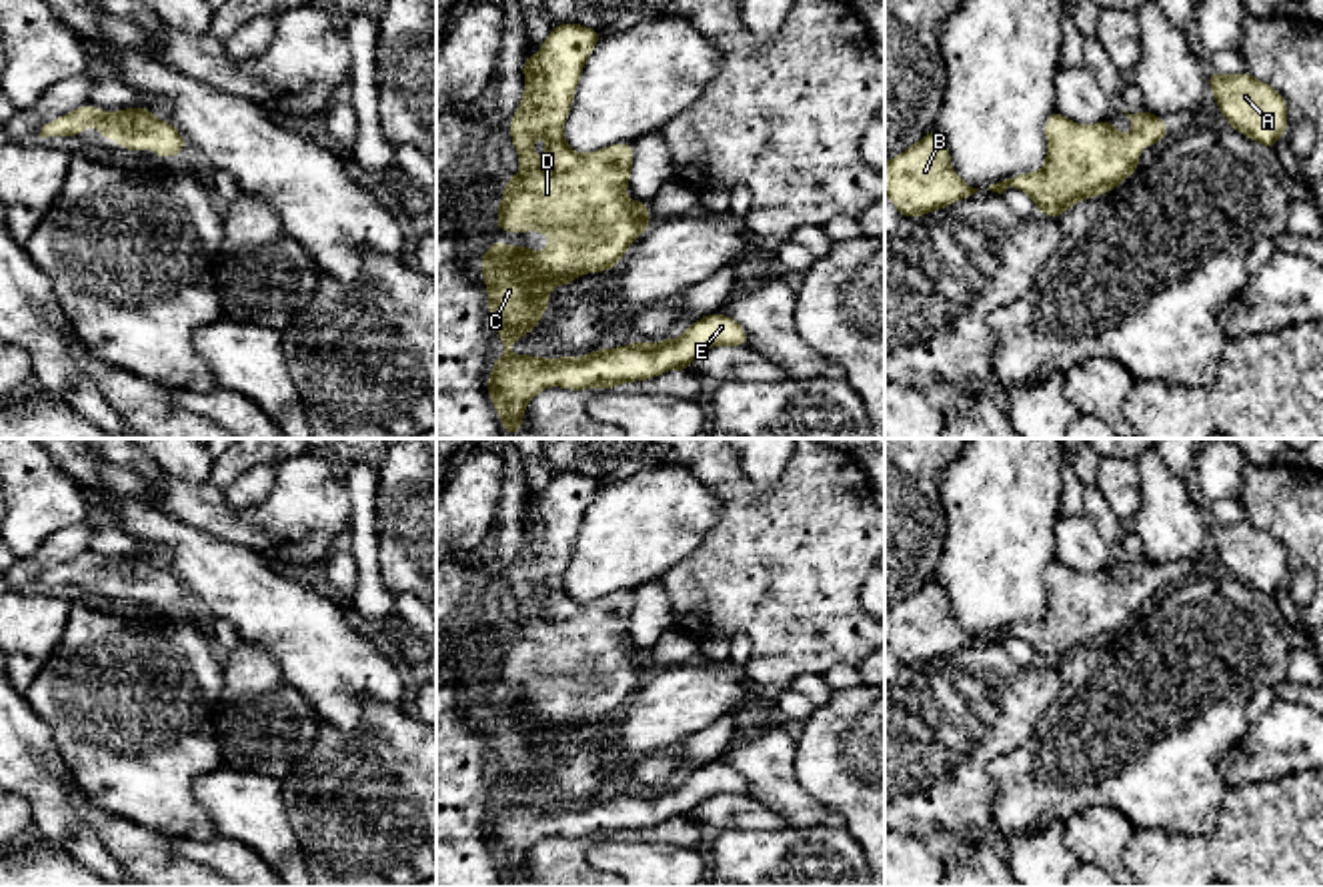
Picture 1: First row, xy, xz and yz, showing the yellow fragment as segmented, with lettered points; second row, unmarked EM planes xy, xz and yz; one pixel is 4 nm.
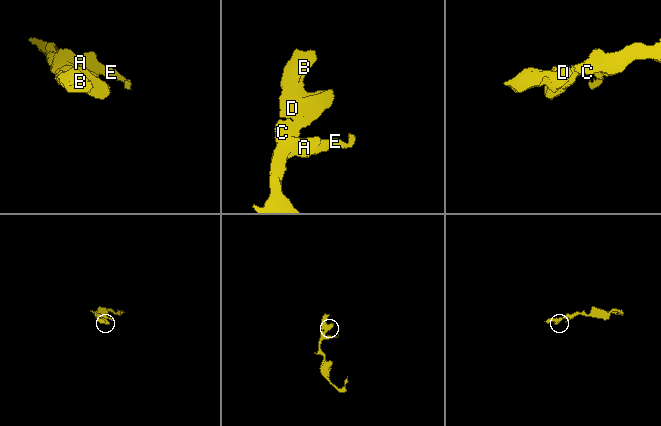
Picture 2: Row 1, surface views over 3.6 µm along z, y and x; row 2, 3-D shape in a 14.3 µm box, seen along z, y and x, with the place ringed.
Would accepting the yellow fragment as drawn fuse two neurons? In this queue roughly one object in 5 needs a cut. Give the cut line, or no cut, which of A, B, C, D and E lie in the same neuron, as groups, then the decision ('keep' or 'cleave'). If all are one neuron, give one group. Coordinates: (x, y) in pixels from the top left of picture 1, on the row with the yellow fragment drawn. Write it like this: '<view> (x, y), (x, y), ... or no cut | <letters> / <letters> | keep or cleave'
no cut | A B C D E | keep

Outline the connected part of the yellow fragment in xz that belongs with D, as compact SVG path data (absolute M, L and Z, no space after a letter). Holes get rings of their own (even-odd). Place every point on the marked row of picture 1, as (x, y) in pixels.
M564 22L554 24L534 58L524 52L524 96L510 120L520 172L502 190L498 234L542 230L552 244L532 252L526 244L502 246L496 238L480 260L488 312L504 346L490 366L488 396L506 434L522 432L522 412L542 388L616 388L665 370L689 370L711 346L749 346L737 320L713 312L677 340L646 344L636 338L586 356L510 354L510 344L540 322L552 298L548 288L570 286L574 276L592 270L608 272L652 222L644 200L624 196L632 142L576 154L562 136L584 62L600 38L594 28ZM538 134L548 144L542 160L532 154Z

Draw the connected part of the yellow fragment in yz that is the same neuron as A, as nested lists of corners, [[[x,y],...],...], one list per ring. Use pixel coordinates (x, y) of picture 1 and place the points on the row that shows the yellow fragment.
[[[1213,70],[1207,84],[1213,88],[1217,108],[1233,130],[1275,148],[1289,126],[1287,102],[1279,90],[1247,70],[1233,76]]]

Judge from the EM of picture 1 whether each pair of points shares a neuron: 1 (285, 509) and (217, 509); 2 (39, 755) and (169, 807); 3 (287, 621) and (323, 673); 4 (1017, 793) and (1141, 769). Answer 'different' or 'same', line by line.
1: same
2: different
3: same
4: same

